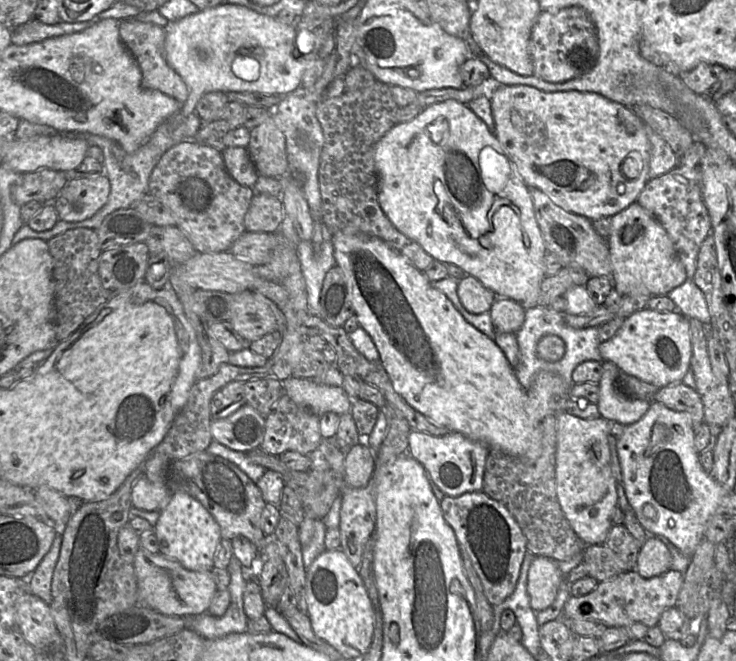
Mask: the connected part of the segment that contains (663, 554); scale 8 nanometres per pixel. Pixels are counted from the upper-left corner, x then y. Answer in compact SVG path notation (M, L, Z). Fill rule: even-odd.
M648 536L641 545L635 571L649 579L662 575L671 569L672 555L662 539Z

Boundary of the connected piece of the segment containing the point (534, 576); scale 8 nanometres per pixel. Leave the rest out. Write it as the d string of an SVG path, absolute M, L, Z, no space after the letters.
M535 556L529 568L527 581L531 608L539 612L550 607L563 580L564 575L557 561L545 556Z

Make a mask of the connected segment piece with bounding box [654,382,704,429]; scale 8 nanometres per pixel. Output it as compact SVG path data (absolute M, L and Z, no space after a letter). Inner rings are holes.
M682 382L659 388L654 401L664 404L671 410L687 412L691 417L693 429L704 422L704 406L700 395Z

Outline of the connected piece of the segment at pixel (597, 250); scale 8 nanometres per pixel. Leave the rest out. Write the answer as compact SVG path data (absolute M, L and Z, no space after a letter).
M528 187L533 202L534 214L543 236L547 253L553 253L563 267L580 267L590 277L606 277L612 280L612 265L608 239L600 236L585 216L568 212L555 204L542 190Z

